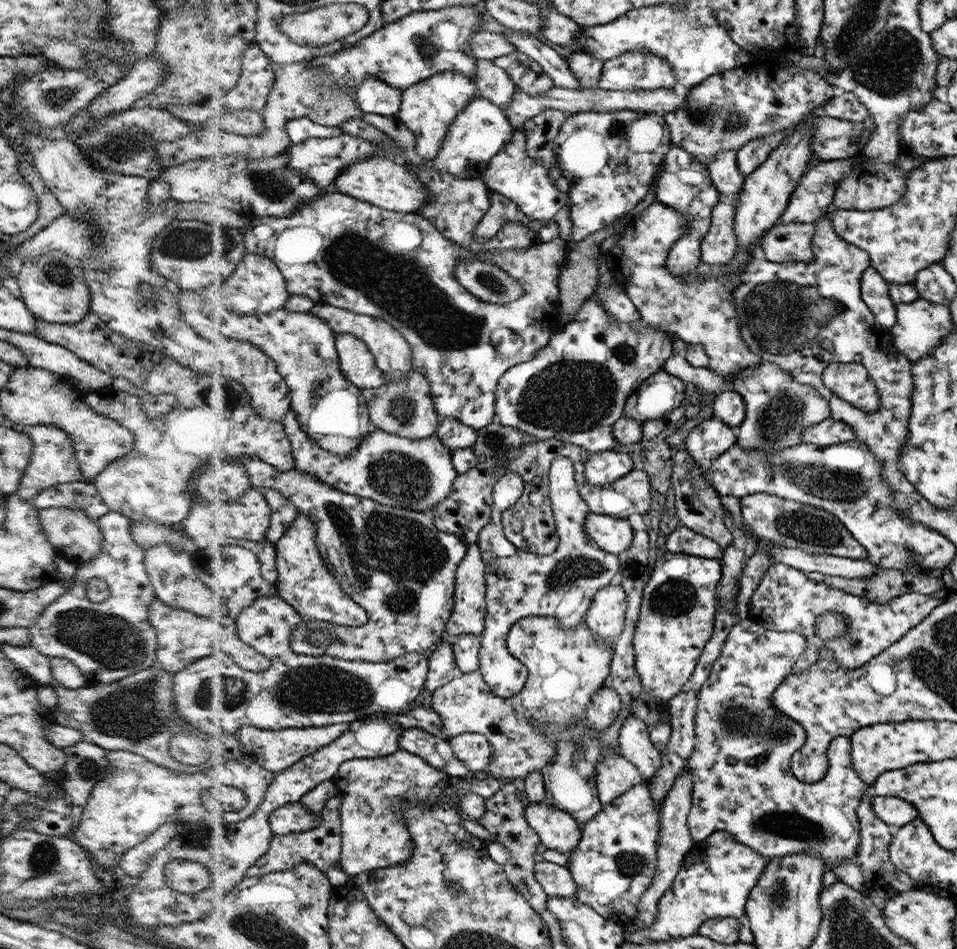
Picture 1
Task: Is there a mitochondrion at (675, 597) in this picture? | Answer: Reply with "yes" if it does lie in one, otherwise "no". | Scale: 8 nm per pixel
yes

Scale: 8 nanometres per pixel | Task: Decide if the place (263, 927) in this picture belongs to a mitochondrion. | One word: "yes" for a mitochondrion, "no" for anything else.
yes

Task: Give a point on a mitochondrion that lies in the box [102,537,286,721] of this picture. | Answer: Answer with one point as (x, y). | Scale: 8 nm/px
(227, 693)

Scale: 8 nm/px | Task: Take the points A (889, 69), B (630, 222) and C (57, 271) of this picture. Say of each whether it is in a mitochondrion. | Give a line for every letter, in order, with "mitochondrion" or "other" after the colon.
A: mitochondrion
B: other
C: mitochondrion

